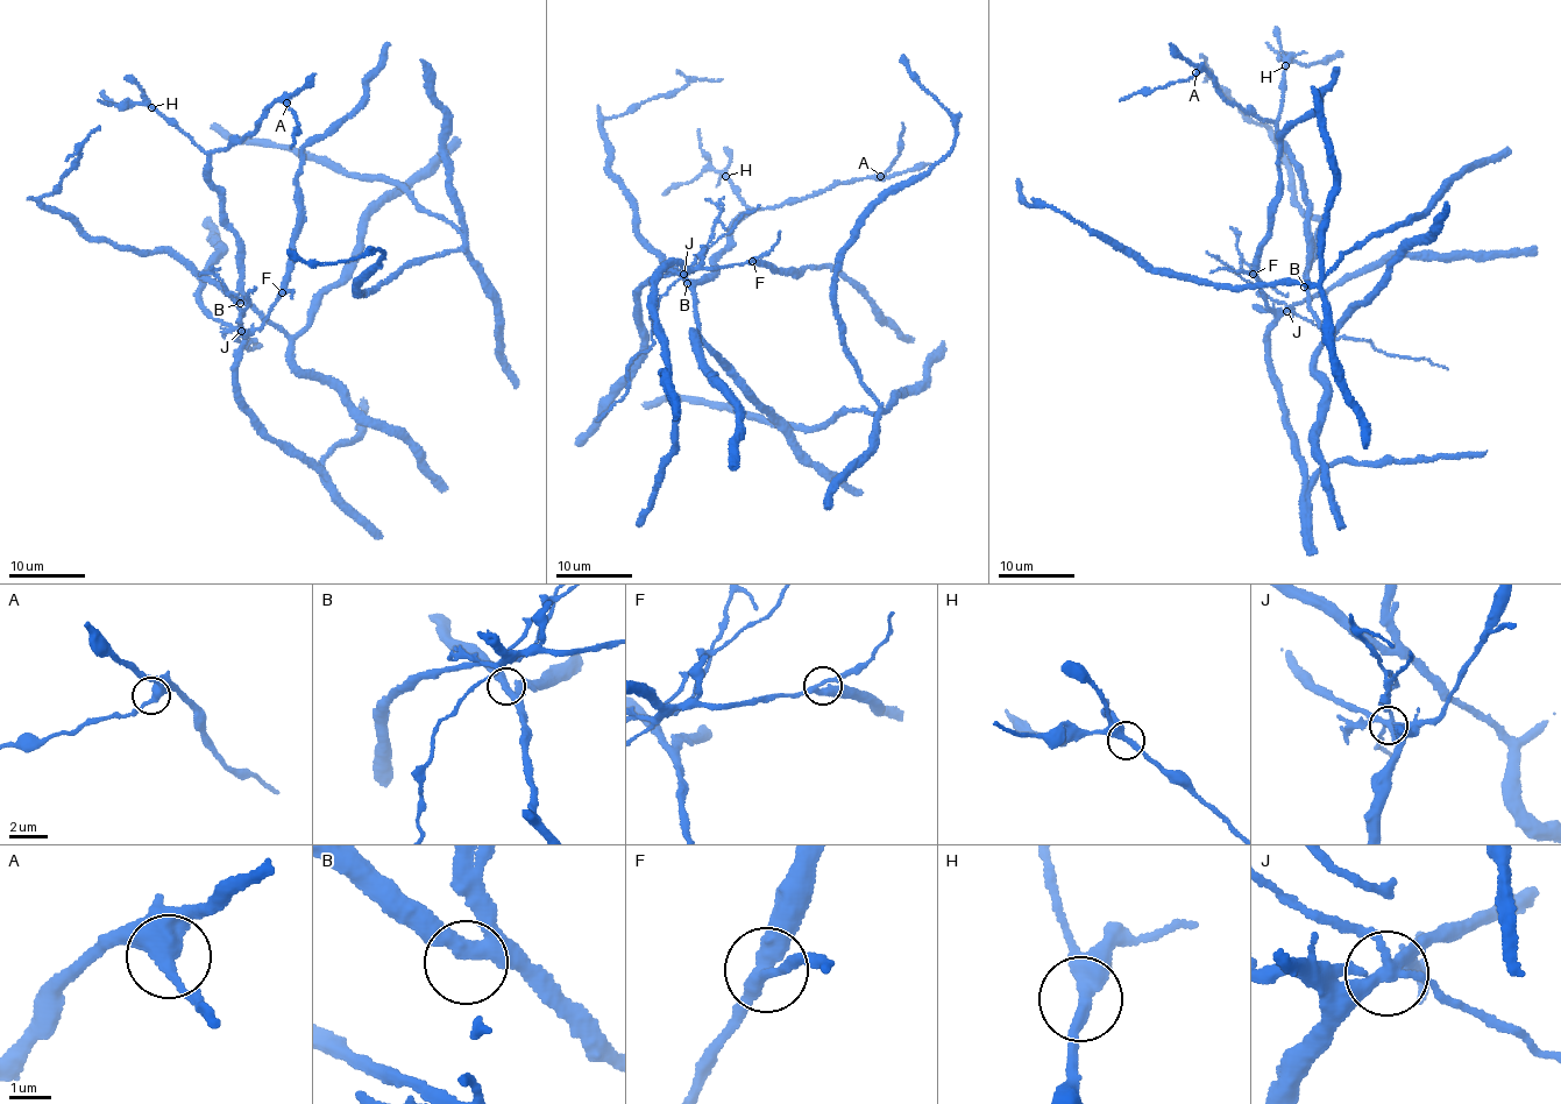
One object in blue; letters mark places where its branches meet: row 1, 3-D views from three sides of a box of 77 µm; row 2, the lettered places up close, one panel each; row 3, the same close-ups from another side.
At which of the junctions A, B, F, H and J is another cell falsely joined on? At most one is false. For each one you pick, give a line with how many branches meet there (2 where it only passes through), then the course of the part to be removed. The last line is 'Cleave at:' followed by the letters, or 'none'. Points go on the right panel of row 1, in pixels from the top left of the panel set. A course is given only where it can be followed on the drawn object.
J: 4 branches meet; foreign part runs (1286, 311), (1324, 327), (1336, 338), (1367, 340), (1386, 354), (1423, 358), (1448, 369)
Cleave at: J

